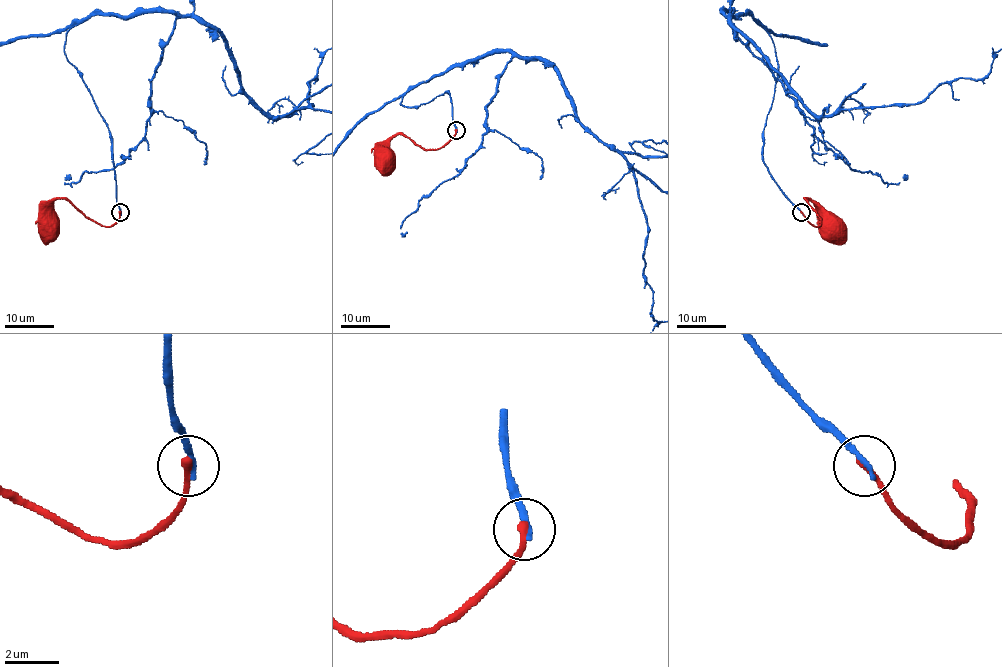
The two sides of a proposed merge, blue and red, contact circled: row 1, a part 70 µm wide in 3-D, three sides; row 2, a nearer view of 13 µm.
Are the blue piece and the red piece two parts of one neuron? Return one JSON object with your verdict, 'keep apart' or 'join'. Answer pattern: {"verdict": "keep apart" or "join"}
{"verdict": "keep apart"}

